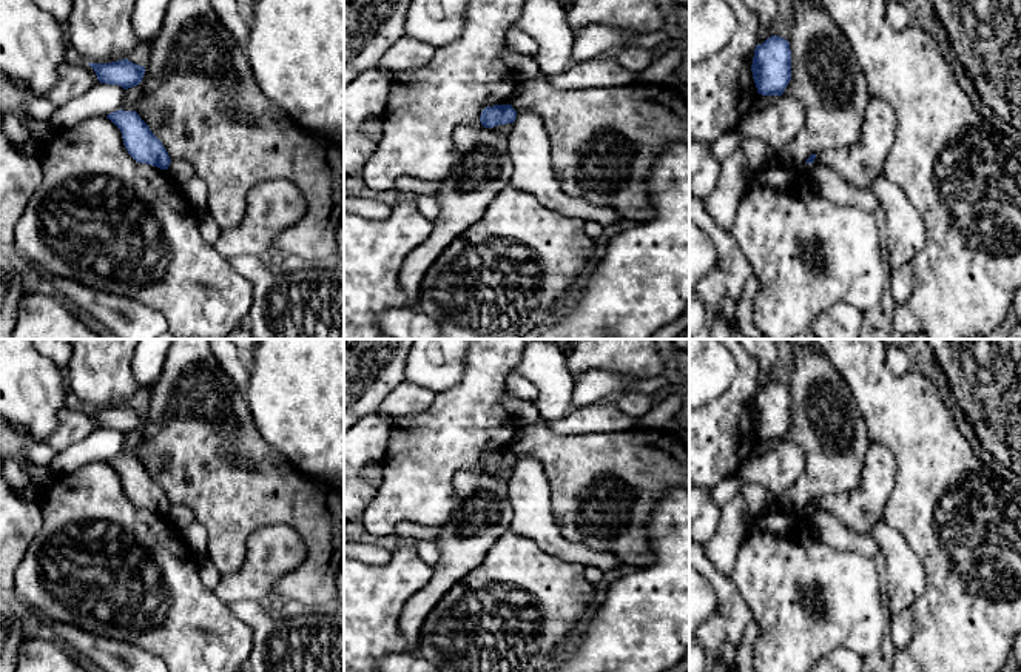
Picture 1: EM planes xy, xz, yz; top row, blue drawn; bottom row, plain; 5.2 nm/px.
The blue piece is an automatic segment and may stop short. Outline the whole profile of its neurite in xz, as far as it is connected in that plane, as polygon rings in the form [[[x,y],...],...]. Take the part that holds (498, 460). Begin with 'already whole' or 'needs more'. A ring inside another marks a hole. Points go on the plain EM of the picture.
needs more | [[[509,449],[494,450],[481,456],[480,467],[484,473],[514,470],[509,481],[509,532],[531,538],[544,553],[564,559],[572,567],[597,567],[606,572],[622,564],[609,552],[575,544],[561,535],[552,513],[546,470],[537,459],[529,455],[515,456]]]

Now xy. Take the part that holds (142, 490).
needs more | [[[114,456],[106,461],[122,478],[128,499],[139,509],[168,515],[182,530],[196,521],[194,512],[182,504],[171,506],[162,487],[136,456]]]

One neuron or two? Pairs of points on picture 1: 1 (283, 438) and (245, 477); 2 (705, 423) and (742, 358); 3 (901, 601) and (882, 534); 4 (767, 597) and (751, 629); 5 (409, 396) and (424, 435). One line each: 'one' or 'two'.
1: two
2: one
3: one
4: two
5: two

